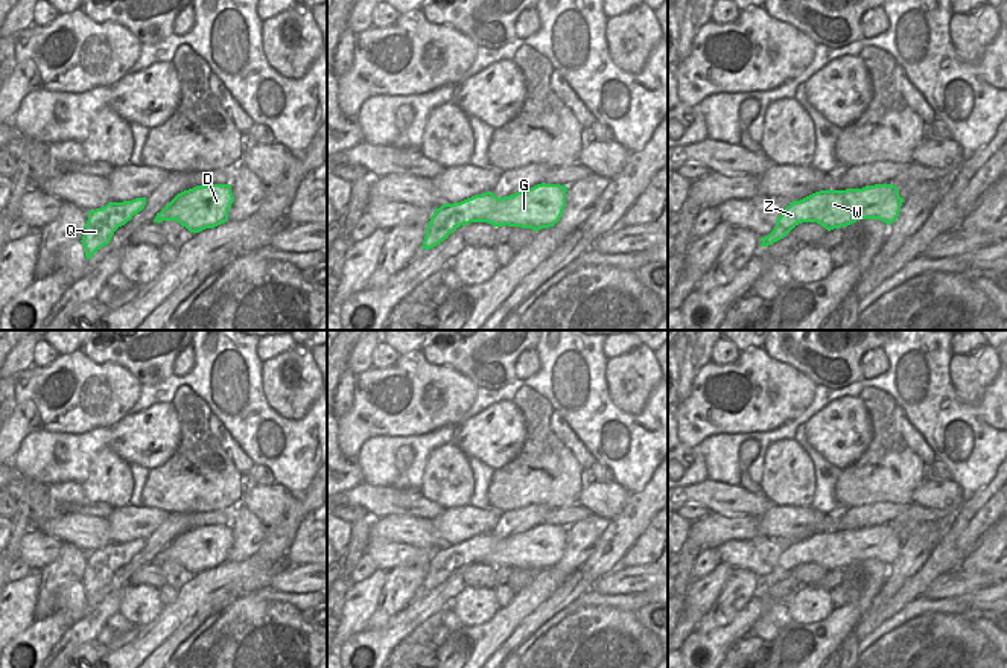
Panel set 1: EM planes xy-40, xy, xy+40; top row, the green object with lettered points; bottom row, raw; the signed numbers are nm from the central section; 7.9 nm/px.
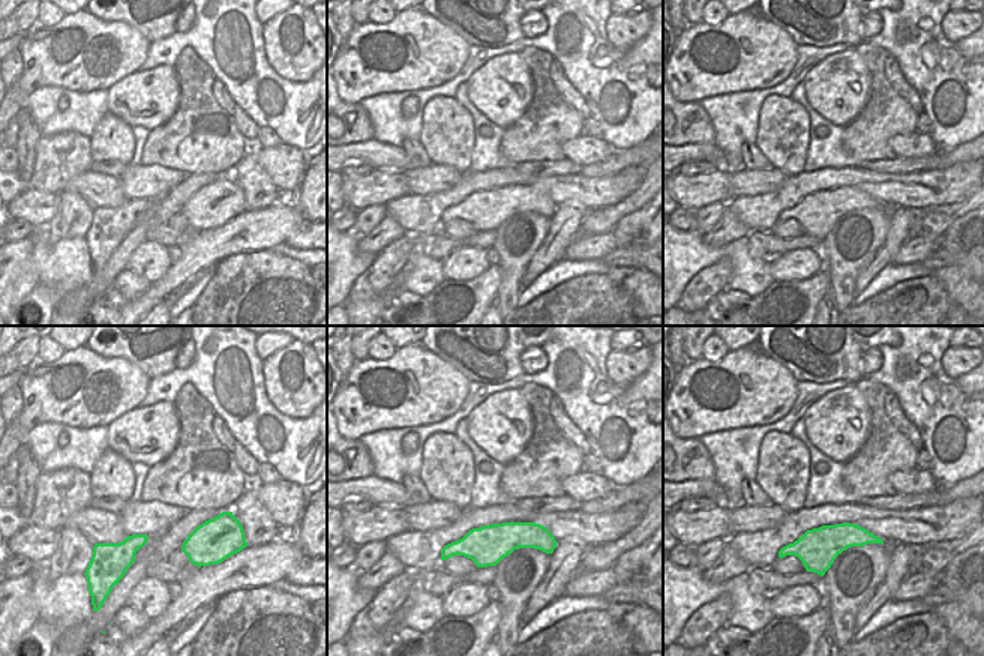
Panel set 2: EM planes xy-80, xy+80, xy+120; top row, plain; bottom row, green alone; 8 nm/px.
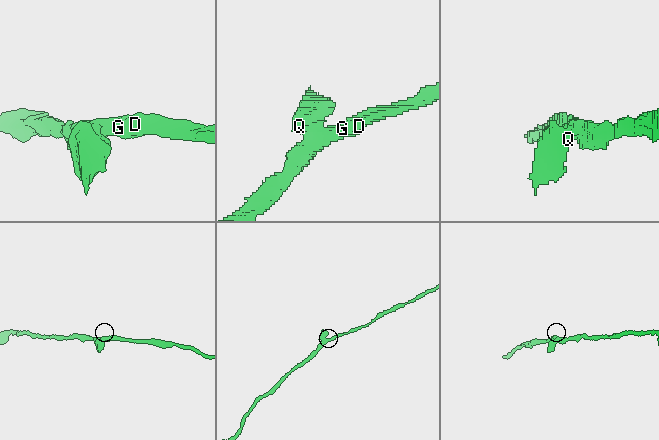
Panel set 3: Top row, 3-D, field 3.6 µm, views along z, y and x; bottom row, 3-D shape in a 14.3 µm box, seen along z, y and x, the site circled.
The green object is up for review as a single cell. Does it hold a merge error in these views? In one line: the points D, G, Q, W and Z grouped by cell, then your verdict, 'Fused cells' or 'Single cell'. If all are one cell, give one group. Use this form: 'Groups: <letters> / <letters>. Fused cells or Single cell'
Groups: D G Q W Z. Single cell

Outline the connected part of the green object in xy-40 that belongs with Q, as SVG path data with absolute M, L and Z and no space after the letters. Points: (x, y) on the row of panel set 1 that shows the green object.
M135 198L123 202L108 202L102 208L88 212L88 221L82 236L87 260L97 250L108 245L114 231L132 219L146 205L146 198Z

